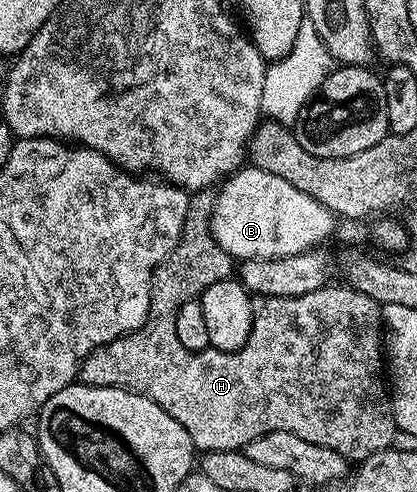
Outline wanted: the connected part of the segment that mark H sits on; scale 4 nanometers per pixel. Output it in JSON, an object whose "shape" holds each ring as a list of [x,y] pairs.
{"shape":[[[210,189],[195,191],[190,195],[188,217],[184,221],[180,241],[176,245],[176,249],[170,254],[169,261],[163,263],[160,267],[154,268],[154,280],[150,286],[150,312],[144,321],[144,325],[140,329],[136,329],[127,335],[121,335],[119,339],[113,339],[103,347],[98,347],[95,351],[90,352],[89,357],[82,362],[82,367],[78,371],[78,379],[87,383],[89,387],[123,387],[125,391],[134,391],[137,395],[146,395],[156,405],[160,405],[160,409],[164,409],[164,413],[168,413],[173,419],[180,421],[180,425],[184,425],[184,429],[188,433],[190,440],[194,442],[195,448],[202,453],[207,451],[242,451],[248,445],[248,441],[256,441],[256,437],[273,431],[296,433],[296,437],[304,437],[304,441],[308,441],[312,445],[332,449],[336,453],[343,455],[348,461],[361,461],[372,453],[387,450],[391,446],[396,428],[394,426],[392,399],[388,394],[387,380],[384,378],[382,307],[381,304],[372,301],[366,294],[362,294],[346,285],[343,285],[343,287],[327,285],[321,287],[320,290],[314,290],[312,293],[306,293],[301,297],[288,297],[282,298],[280,301],[274,301],[274,307],[253,309],[253,323],[248,341],[240,350],[236,351],[222,351],[211,347],[202,351],[194,351],[184,349],[184,345],[180,345],[180,341],[176,341],[176,313],[179,305],[198,299],[213,283],[231,278],[236,271],[234,256],[224,253],[220,249],[218,242],[212,237],[210,218],[214,212],[214,196],[215,192]]]}

